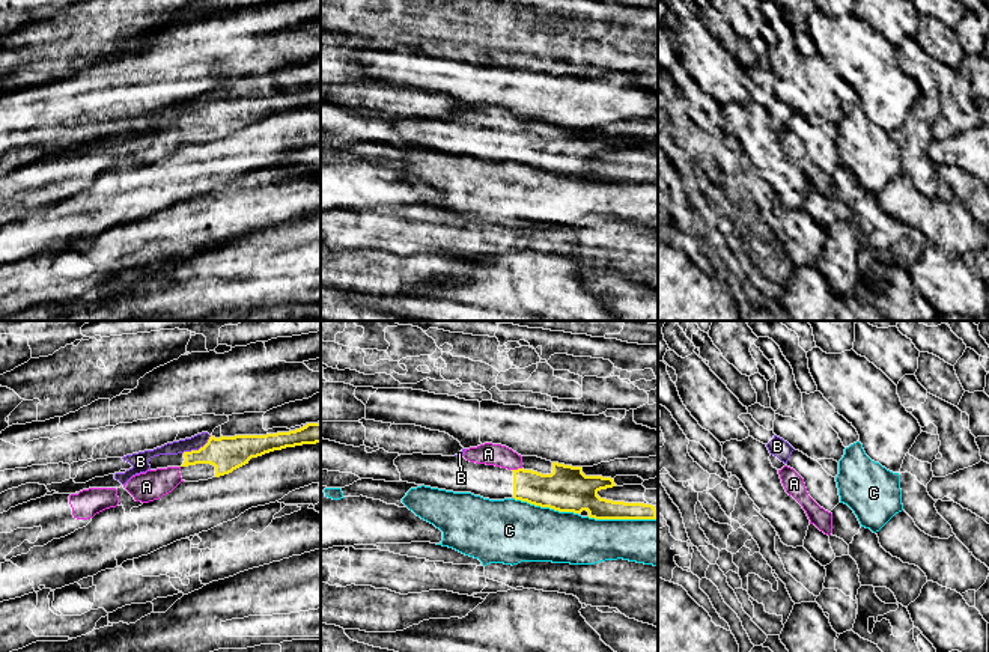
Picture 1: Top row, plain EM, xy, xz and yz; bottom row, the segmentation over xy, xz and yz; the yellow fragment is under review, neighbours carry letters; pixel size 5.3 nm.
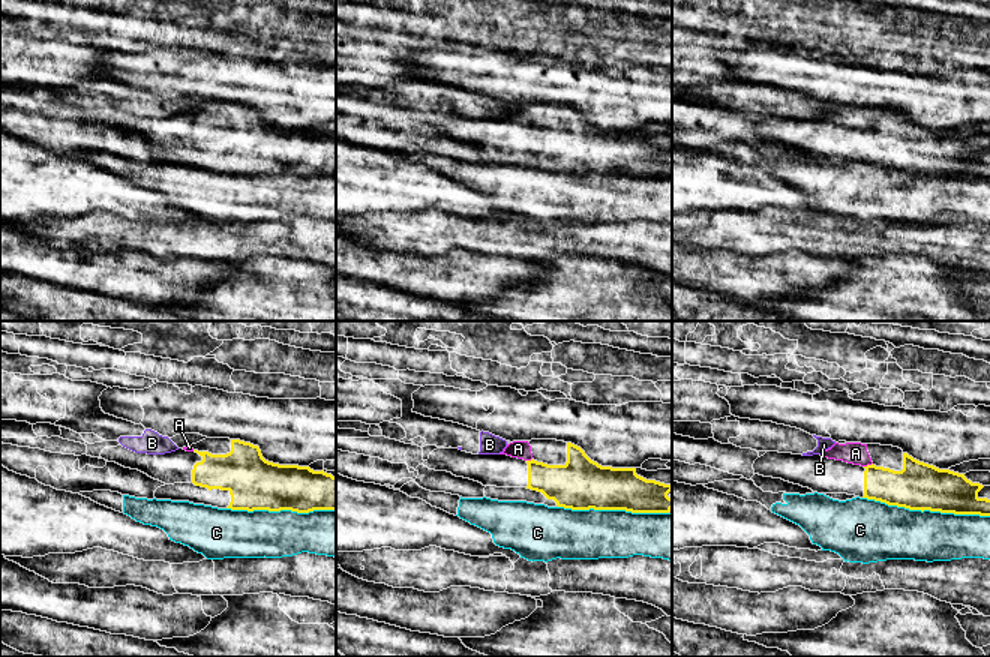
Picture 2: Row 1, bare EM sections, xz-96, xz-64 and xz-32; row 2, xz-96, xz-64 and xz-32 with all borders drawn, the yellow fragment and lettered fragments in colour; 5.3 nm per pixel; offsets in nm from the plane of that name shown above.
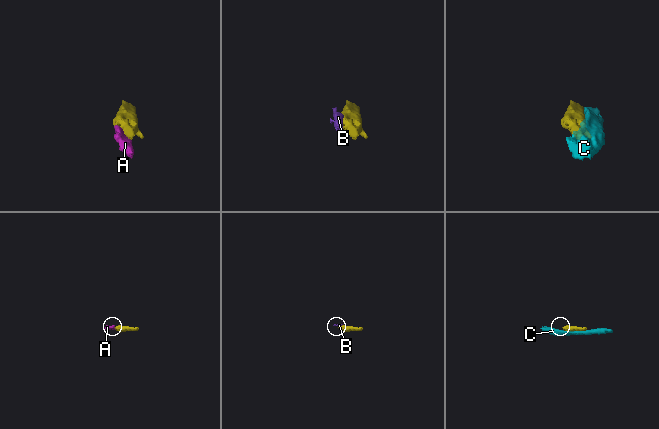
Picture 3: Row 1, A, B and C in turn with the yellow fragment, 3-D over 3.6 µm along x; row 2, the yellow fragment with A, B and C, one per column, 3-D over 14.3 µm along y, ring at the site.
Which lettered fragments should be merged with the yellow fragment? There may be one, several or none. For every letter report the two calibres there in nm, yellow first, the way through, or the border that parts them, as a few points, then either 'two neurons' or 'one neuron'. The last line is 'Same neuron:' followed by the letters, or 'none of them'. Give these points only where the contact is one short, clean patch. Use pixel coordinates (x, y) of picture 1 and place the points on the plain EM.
A: 200 nm thick on the yellow side, 120 nm on the other; runs through xz (559, 154), (538, 152), (518, 131), (508, 121), (488, 116); one neuron
B: 190 nm thick on the yellow side, 80 nm on the other; border along xy (211, 98), (197, 112), (182, 115); two neurons
C: 160 nm thick on the yellow side, 260 nm on the other; two neurons
Same neuron: A

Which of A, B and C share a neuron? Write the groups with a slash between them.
A / B / C

